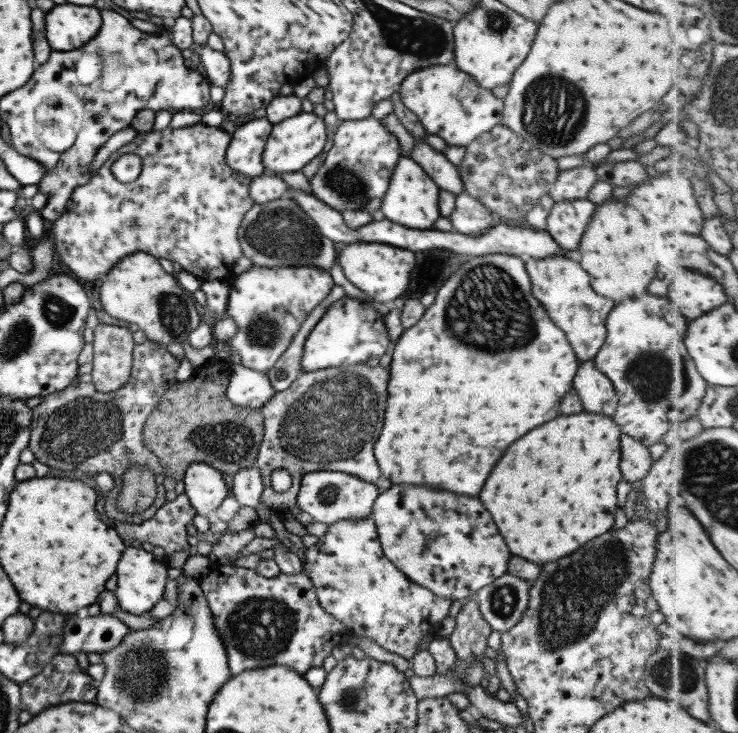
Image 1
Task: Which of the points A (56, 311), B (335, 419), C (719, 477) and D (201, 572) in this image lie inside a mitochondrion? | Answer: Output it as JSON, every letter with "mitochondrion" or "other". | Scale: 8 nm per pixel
{"A":"mitochondrion","B":"mitochondrion","C":"mitochondrion","D":"other"}

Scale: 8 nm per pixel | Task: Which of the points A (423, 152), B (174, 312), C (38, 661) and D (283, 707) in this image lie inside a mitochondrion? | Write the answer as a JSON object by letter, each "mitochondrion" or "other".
{"A":"other","B":"mitochondrion","C":"mitochondrion","D":"other"}

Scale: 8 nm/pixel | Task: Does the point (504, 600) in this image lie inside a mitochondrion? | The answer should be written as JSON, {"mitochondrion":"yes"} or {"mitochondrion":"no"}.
{"mitochondrion":"yes"}

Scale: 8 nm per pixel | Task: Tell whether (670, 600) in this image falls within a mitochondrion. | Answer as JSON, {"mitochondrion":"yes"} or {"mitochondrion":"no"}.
{"mitochondrion":"no"}

